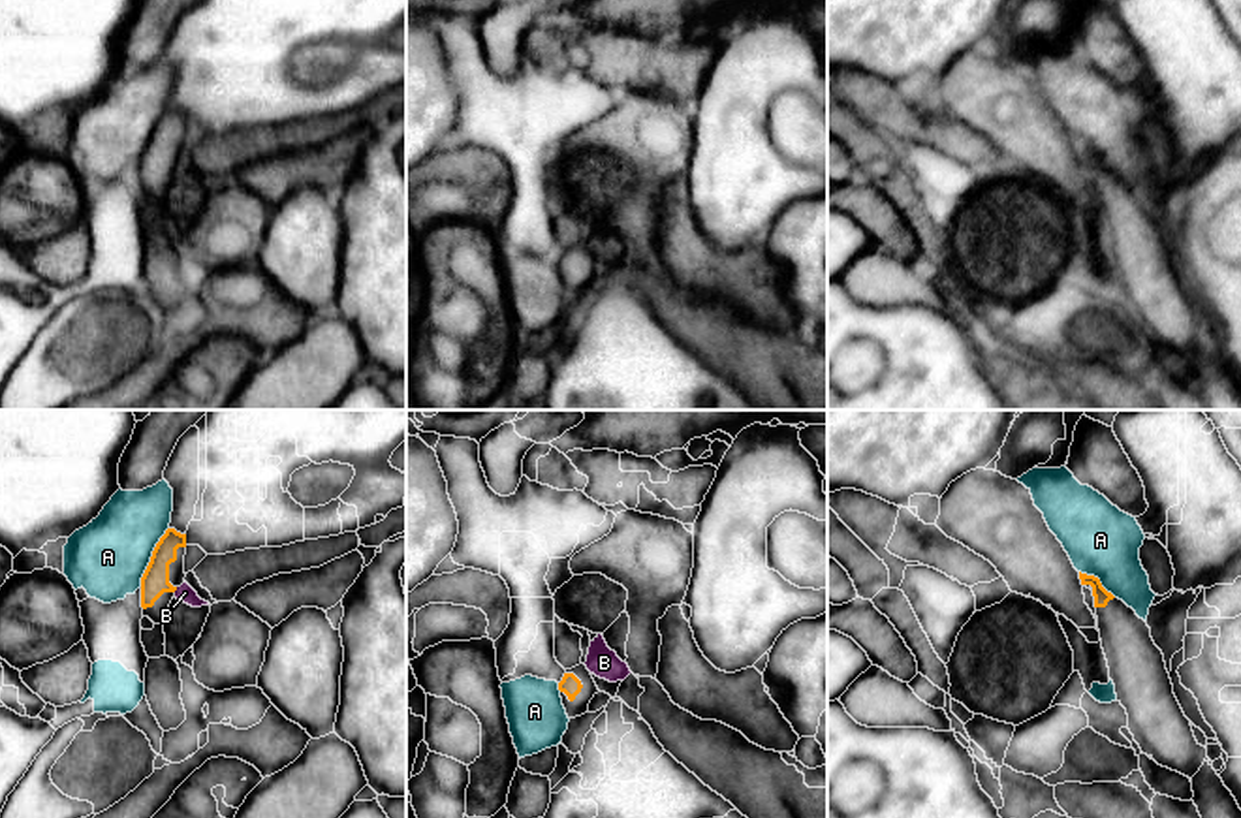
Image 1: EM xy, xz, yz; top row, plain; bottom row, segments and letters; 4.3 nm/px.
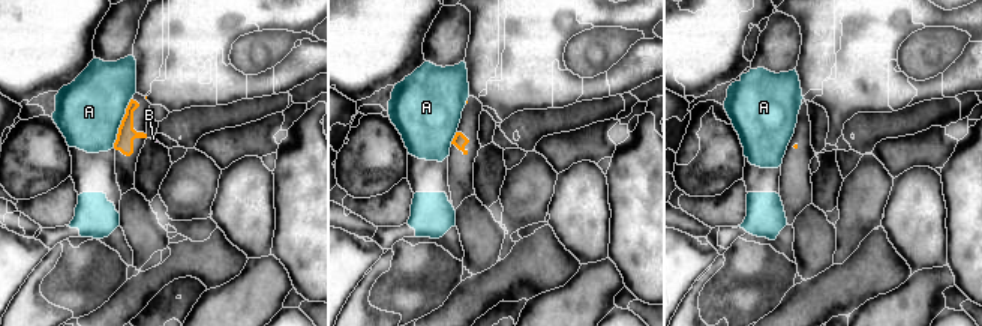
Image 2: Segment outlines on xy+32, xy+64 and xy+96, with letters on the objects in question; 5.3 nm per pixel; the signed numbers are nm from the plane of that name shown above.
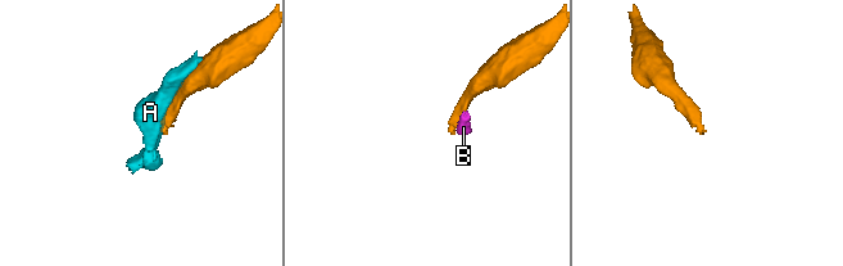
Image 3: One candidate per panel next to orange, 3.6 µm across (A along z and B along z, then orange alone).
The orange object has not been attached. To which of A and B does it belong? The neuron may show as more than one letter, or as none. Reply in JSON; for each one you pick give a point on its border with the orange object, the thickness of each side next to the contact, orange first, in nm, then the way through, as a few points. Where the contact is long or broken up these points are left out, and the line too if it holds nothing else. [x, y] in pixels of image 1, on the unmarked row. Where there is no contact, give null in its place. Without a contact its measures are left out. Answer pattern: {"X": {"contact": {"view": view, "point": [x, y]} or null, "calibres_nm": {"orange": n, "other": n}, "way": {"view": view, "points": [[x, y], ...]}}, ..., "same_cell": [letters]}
{"same_cell": []}

